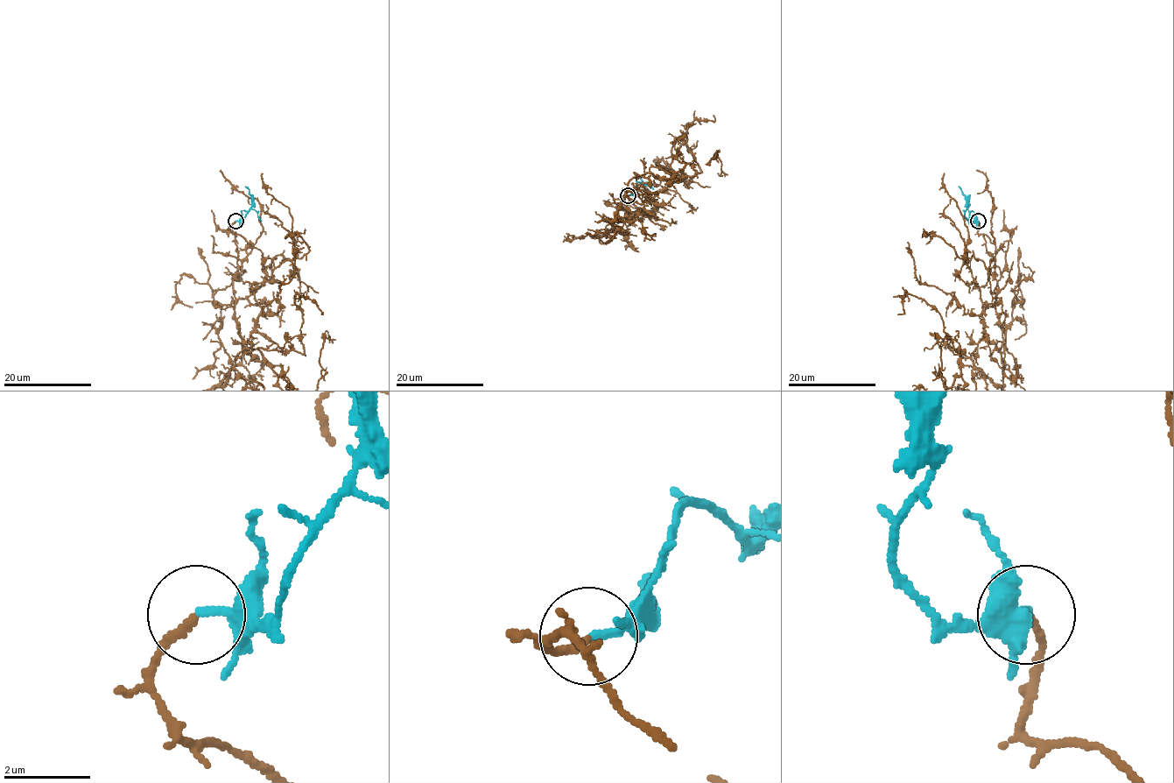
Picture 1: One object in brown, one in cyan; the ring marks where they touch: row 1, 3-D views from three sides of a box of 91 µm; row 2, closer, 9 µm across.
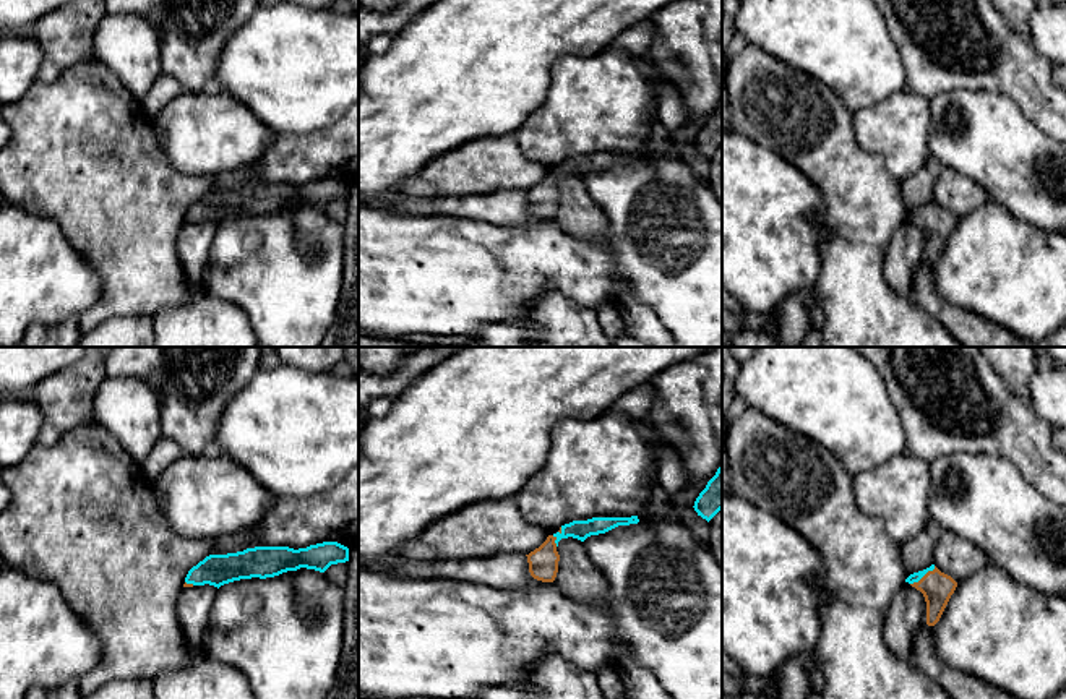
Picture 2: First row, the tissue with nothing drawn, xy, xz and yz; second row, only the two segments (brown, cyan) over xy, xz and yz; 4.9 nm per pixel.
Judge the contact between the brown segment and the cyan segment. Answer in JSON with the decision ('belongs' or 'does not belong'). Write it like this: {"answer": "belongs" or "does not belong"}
{"answer": "belongs"}

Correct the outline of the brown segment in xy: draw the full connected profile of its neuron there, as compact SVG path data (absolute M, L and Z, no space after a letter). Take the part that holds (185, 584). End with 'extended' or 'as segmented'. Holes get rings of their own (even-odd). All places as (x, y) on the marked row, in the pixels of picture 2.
M323 542L307 548L255 547L237 553L209 555L193 566L183 587L214 585L251 579L274 577L300 568L325 572L331 564L349 561L349 548L337 542Z; extended

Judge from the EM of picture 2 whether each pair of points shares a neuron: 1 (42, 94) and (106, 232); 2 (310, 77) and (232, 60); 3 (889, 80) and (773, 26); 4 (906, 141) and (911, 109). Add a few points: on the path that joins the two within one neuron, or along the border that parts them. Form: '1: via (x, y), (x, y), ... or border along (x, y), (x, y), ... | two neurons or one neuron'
1: via (60, 128), (106, 184), (106, 198) | one neuron
2: via (291, 65), (252, 64) | one neuron
3: via (860, 60), (826, 26), (802, 26) | one neuron
4: via (906, 133), (906, 117) | one neuron

